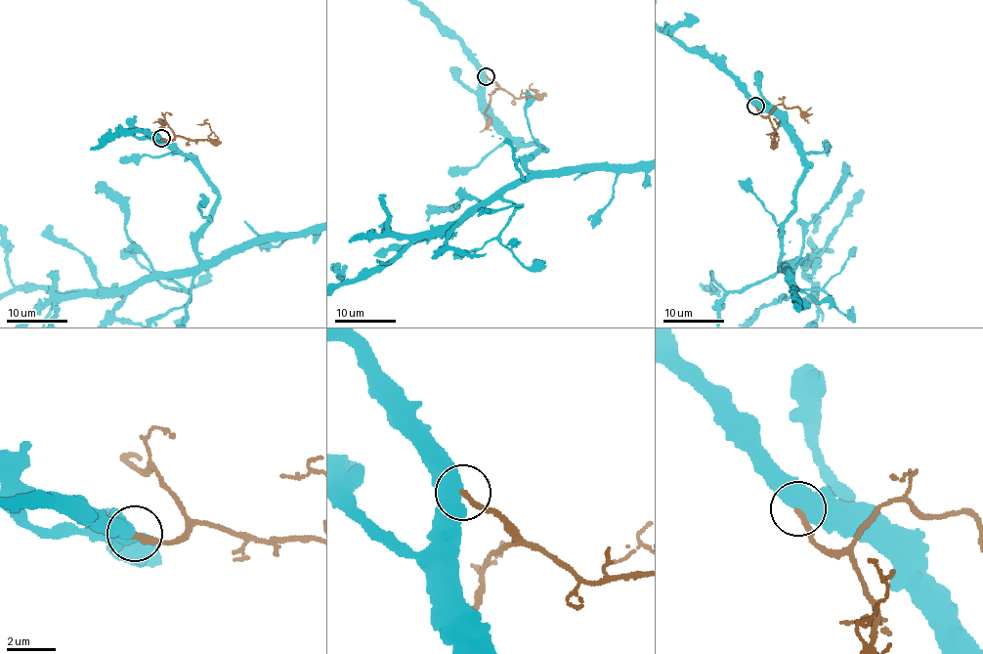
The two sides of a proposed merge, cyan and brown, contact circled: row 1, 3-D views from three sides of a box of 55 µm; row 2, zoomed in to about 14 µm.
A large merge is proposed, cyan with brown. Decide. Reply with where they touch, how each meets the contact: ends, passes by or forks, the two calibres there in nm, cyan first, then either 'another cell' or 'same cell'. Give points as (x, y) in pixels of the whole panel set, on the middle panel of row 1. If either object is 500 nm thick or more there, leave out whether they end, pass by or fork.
place (486, 76); calibres 550 and 220 nm; another cell

